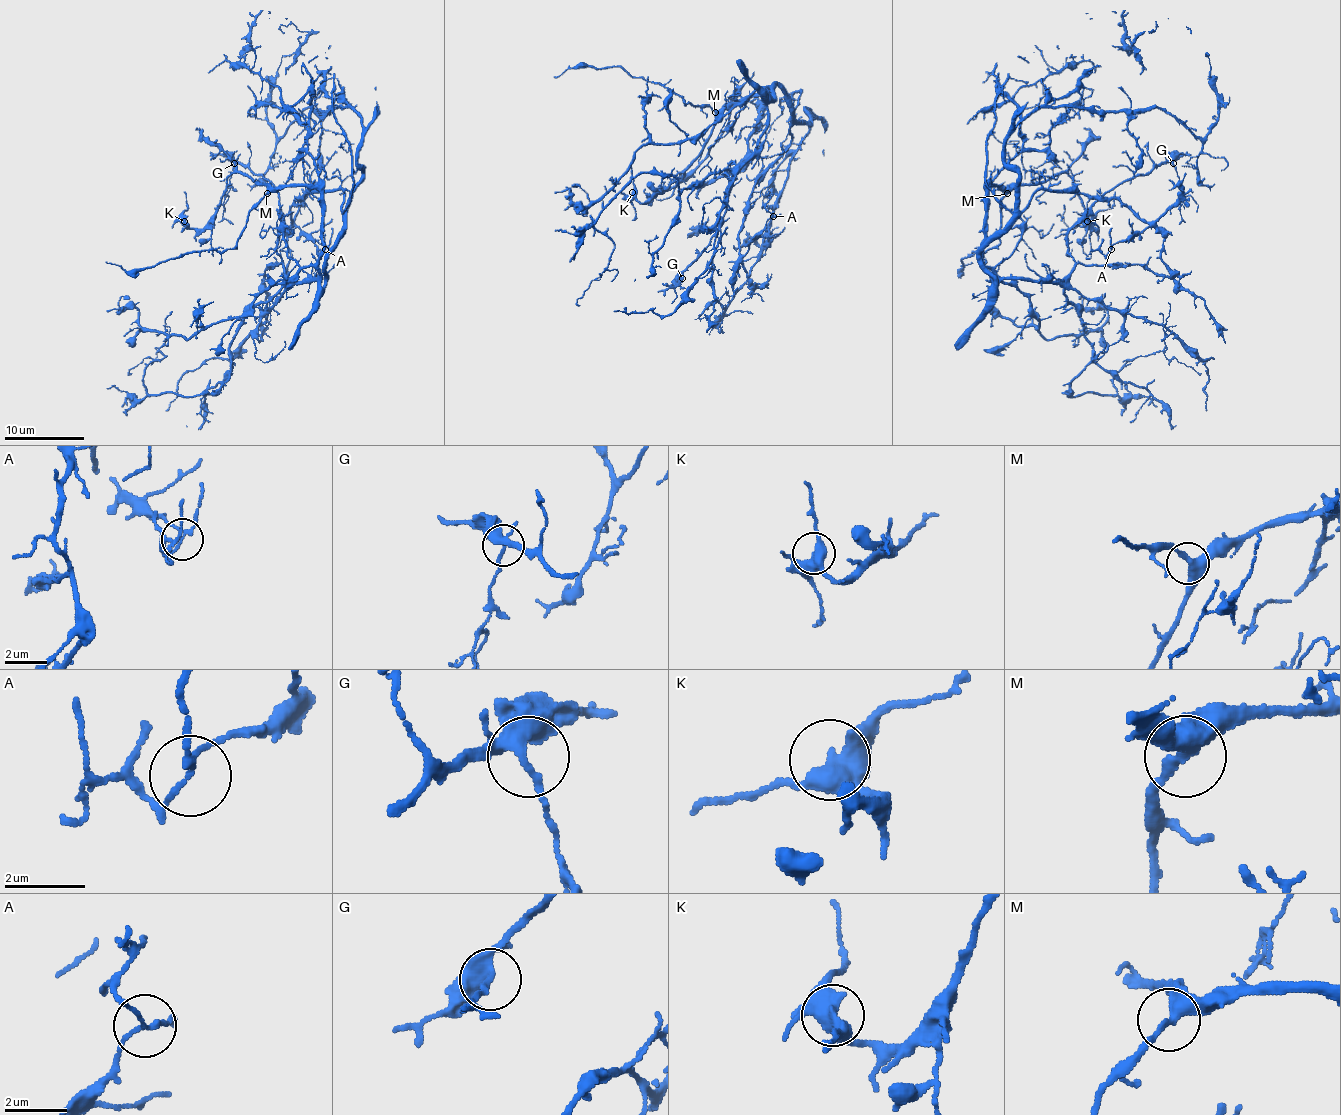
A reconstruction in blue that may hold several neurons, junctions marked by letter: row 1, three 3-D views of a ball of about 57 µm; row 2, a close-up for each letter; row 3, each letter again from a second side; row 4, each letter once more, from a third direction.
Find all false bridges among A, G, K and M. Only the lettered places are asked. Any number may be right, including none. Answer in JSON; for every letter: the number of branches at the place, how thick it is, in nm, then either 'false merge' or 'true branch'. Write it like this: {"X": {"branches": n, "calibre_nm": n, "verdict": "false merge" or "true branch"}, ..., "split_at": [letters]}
{"A": {"branches": 3, "calibre_nm": 120, "verdict": "true branch"}, "G": {"branches": 4, "calibre_nm": 320, "verdict": "true branch"}, "K": {"branches": 5, "calibre_nm": 480, "verdict": "true branch"}, "M": {"branches": 3, "calibre_nm": 360, "verdict": "true branch"}, "split_at": []}

